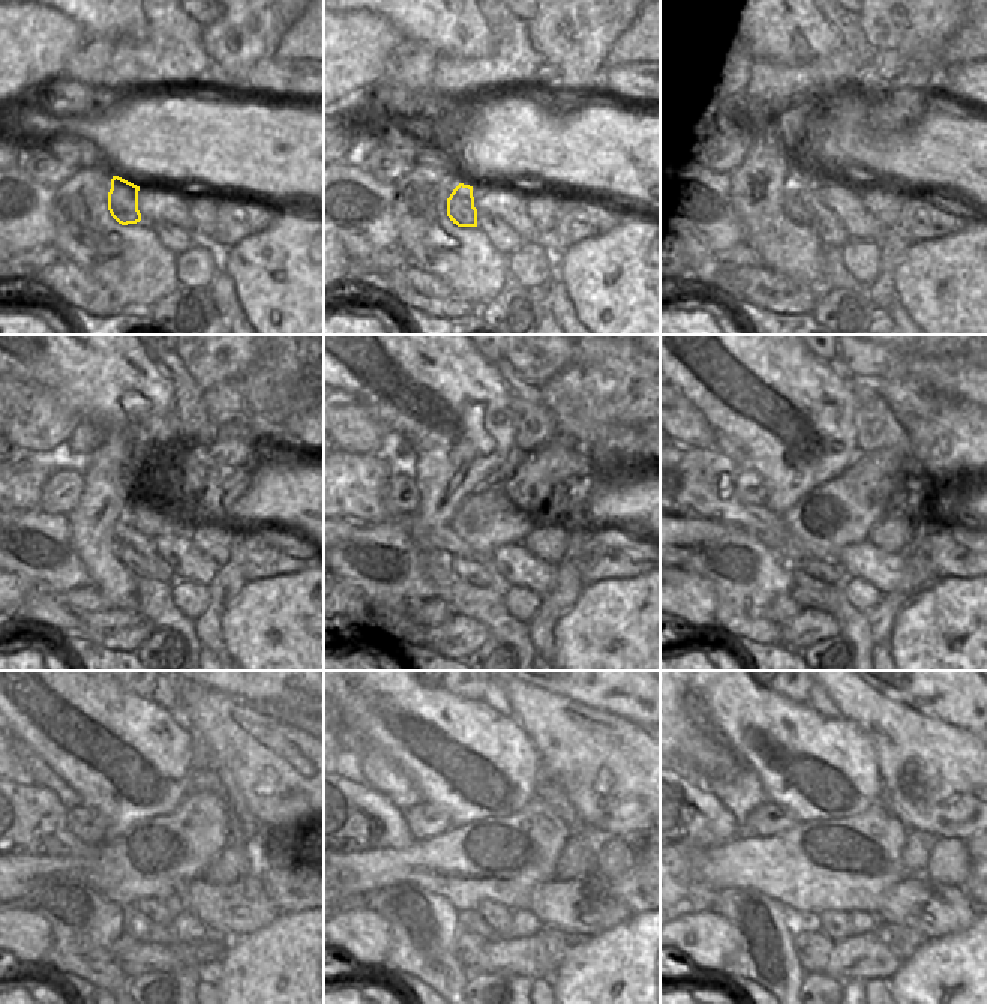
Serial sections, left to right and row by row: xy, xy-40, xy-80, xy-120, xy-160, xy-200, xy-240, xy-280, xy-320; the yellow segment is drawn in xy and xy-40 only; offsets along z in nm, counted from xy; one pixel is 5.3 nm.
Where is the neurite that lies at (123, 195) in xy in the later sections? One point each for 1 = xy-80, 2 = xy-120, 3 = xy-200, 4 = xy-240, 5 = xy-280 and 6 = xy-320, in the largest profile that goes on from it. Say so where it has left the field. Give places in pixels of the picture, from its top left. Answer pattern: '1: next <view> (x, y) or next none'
1: next xy-80 (794, 207)
2: next xy-120 (126, 554)
3: next xy-200 (825, 571)
4: next xy-240 (161, 913)
5: next xy-280 (500, 919)
6: next xy-320 (837, 925)

